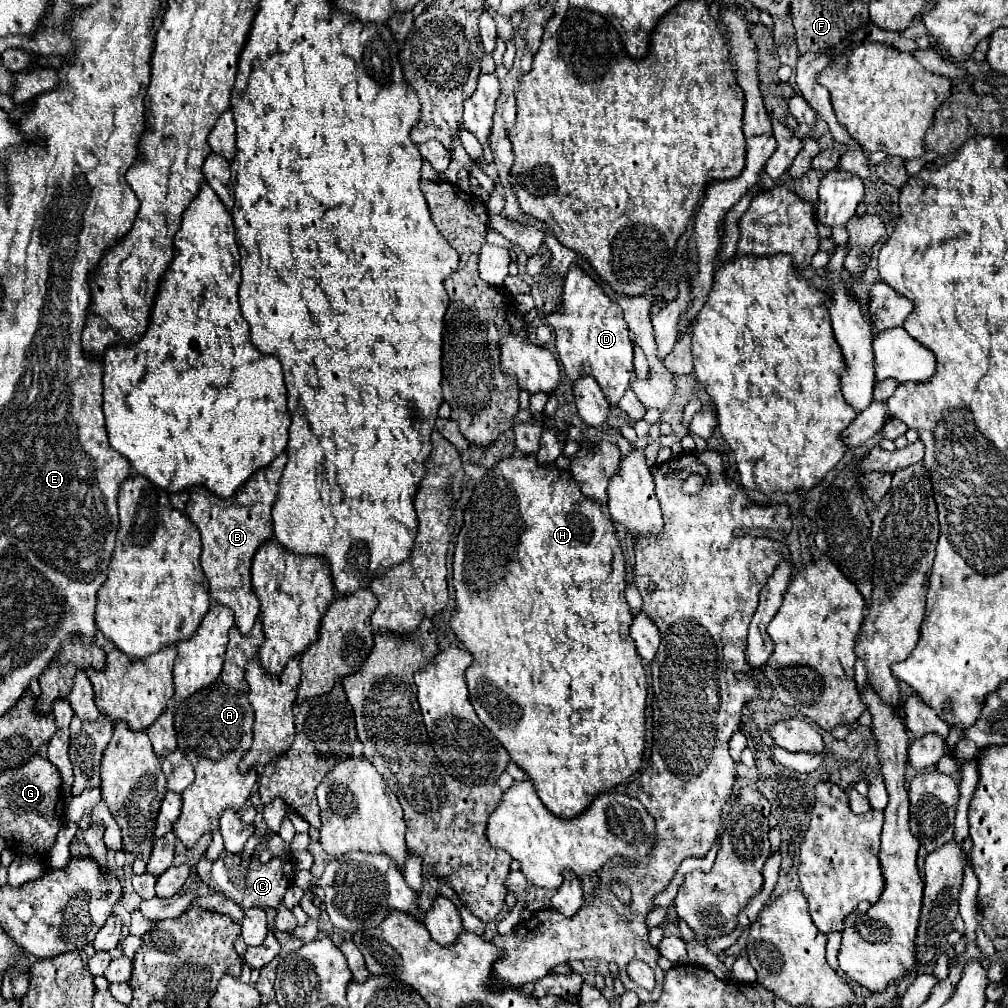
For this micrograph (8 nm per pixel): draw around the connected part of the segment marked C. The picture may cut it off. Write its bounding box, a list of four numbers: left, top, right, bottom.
[196,853,294,909]

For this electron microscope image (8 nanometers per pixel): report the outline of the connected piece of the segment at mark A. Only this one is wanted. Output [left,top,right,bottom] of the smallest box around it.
[174,679,258,847]

